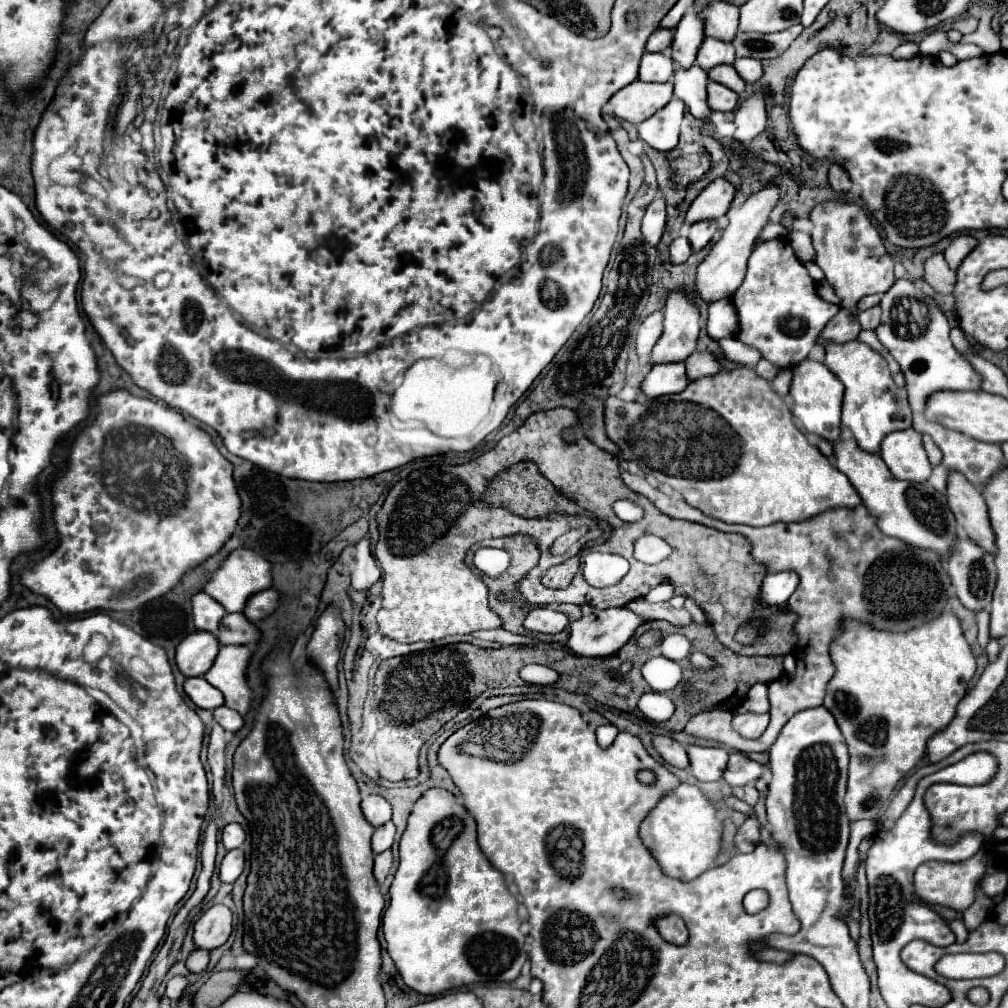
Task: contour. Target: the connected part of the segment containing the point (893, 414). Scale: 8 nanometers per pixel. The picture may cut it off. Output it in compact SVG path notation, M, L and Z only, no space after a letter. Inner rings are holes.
M847 341L845 345L831 345L825 347L825 365L839 377L845 385L845 401L843 401L843 425L851 431L857 445L865 451L879 453L879 445L887 433L897 429L911 427L911 407L907 401L907 391L897 387L891 379L891 371L887 361L875 353L869 345L861 341Z

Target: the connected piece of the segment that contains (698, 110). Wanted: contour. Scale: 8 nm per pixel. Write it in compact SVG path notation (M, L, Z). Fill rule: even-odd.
M701 67L675 71L675 95L687 105L689 113L701 121L709 121L713 109L707 105L707 73Z

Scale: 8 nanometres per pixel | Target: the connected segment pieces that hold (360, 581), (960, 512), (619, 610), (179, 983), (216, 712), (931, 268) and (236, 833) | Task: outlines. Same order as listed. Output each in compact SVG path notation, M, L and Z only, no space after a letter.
M365 537L361 543L355 545L355 569L351 573L351 585L355 587L355 591L367 591L371 589L379 577L381 571L375 565L375 559L371 555L371 545L369 545L369 537Z
M951 473L947 481L947 503L961 531L981 545L987 553L995 553L995 535L981 491L971 485L963 473Z
M587 605L583 610L583 617L579 621L569 623L569 641L567 647L577 653L577 655L585 655L585 657L607 657L617 653L635 633L635 629L643 623L643 619L635 613L631 613L625 607L615 607L608 609L596 609L591 605Z
M177 975L177 977L169 979L165 995L171 999L171 1003L173 1003L173 1005L179 1001L179 997L181 997L181 993L183 993L183 989L185 989L185 987L187 987L187 979L185 979L185 977Z
M225 705L213 709L213 719L215 719L225 731L231 731L231 733L243 727L241 715L239 715L235 709L227 709Z
M941 253L931 255L925 261L925 281L941 295L953 293L955 289L955 271L947 265Z
M229 823L229 825L223 827L223 831L221 831L221 843L223 843L223 847L227 851L241 847L243 841L245 841L245 831L241 829L241 825Z

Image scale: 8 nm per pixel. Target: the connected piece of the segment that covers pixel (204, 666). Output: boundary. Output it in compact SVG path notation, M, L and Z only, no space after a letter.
M195 631L183 637L175 647L175 663L185 677L201 677L213 665L219 651L217 637L207 631Z

